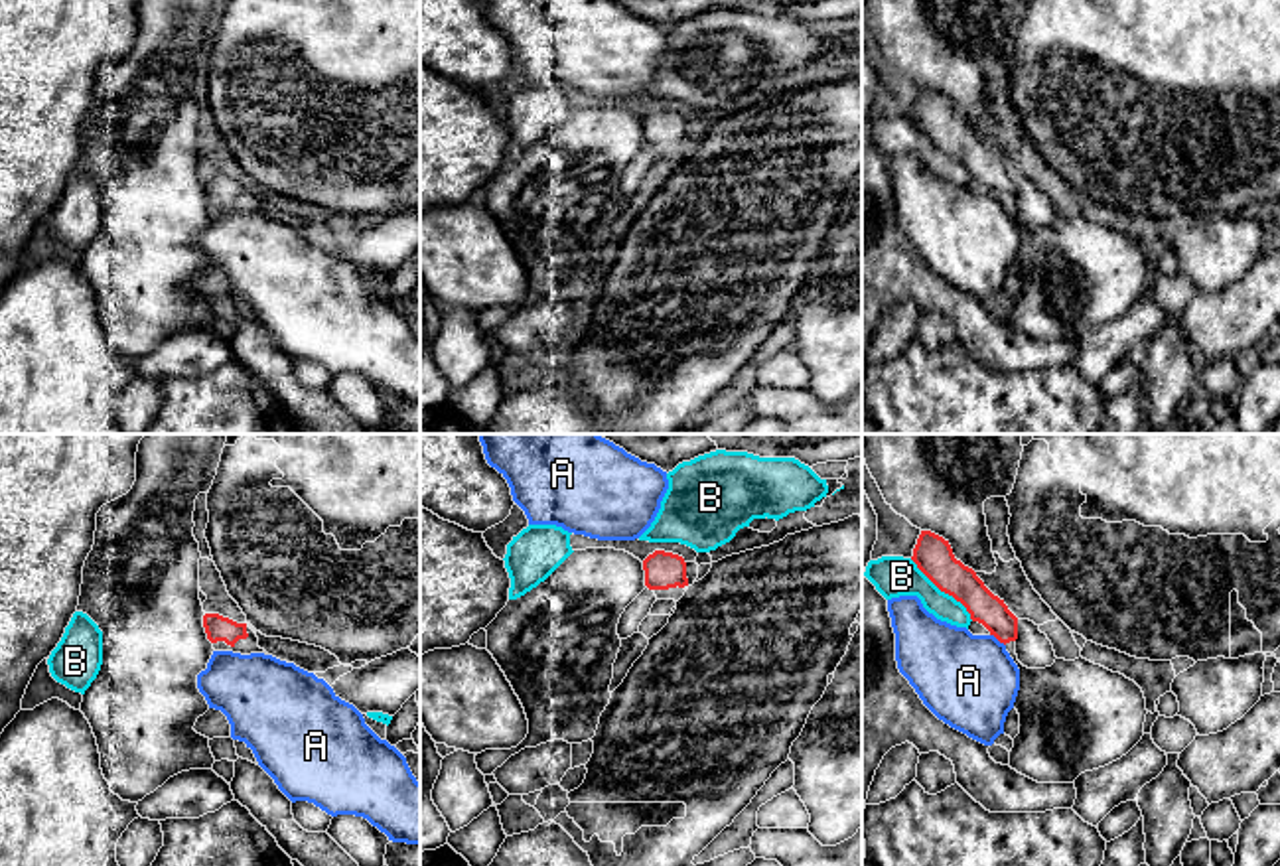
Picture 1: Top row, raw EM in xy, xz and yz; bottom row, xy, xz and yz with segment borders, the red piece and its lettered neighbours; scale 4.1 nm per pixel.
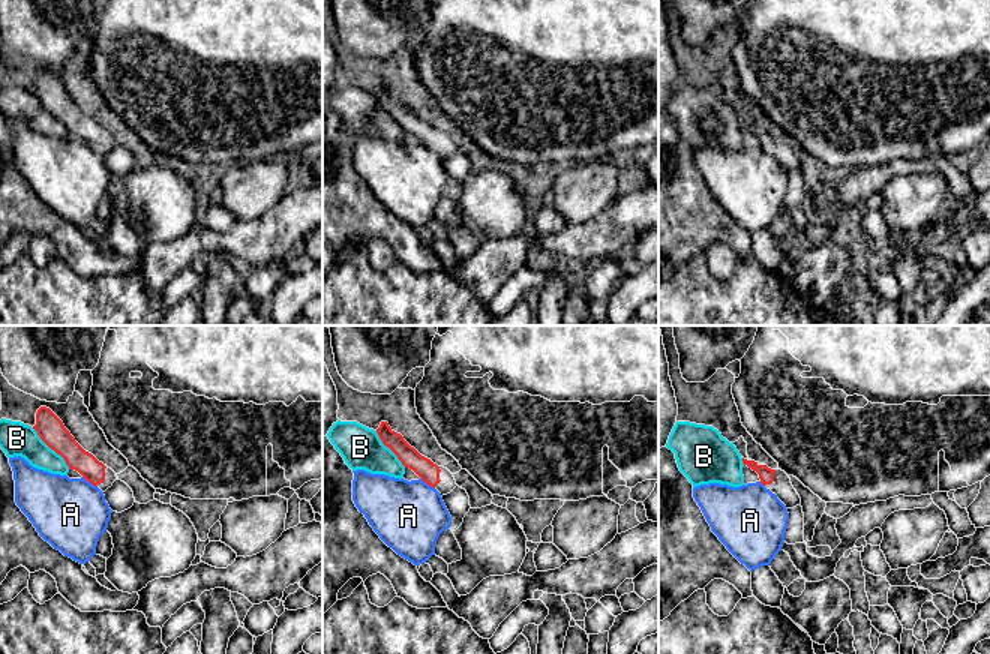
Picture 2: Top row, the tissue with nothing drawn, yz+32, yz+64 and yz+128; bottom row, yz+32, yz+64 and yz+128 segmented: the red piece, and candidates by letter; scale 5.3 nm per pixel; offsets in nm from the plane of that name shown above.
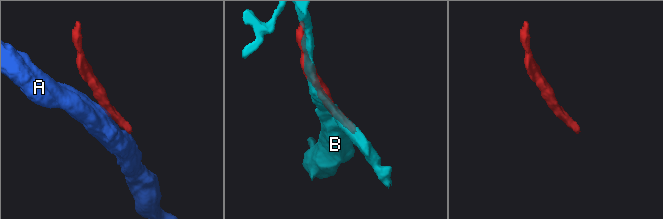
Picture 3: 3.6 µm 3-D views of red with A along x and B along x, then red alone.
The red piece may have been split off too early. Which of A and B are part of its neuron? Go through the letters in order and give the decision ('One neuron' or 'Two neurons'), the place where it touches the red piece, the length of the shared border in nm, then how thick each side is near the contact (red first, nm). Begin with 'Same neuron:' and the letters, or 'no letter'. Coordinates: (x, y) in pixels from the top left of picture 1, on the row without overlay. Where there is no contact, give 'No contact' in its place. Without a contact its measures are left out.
Same neuron: no letter
A: Two neurons. Touches red at yz (998, 198). Shared border 80 nm. Thickness 130 nm (red) against 380 nm
B: Two neurons. Touches red at yz (943, 148). Shared border 360 nm. Thickness 160 nm (red) against 170 nm

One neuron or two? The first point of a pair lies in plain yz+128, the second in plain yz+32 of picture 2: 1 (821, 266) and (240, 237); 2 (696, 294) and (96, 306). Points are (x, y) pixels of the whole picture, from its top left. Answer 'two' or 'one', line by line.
1: one
2: one

